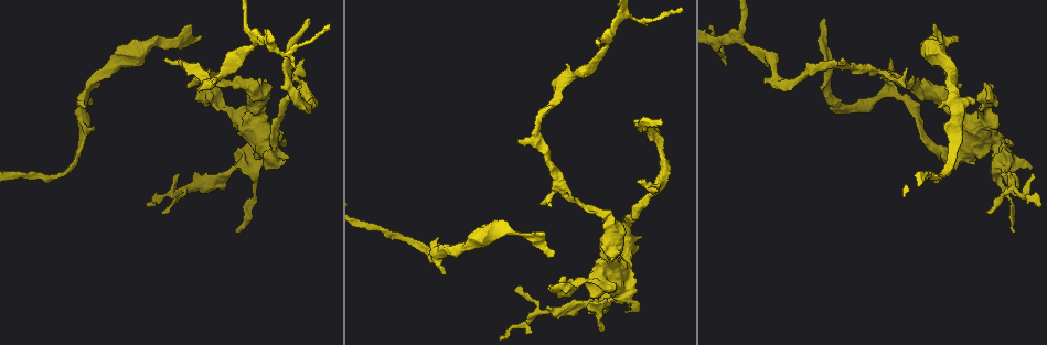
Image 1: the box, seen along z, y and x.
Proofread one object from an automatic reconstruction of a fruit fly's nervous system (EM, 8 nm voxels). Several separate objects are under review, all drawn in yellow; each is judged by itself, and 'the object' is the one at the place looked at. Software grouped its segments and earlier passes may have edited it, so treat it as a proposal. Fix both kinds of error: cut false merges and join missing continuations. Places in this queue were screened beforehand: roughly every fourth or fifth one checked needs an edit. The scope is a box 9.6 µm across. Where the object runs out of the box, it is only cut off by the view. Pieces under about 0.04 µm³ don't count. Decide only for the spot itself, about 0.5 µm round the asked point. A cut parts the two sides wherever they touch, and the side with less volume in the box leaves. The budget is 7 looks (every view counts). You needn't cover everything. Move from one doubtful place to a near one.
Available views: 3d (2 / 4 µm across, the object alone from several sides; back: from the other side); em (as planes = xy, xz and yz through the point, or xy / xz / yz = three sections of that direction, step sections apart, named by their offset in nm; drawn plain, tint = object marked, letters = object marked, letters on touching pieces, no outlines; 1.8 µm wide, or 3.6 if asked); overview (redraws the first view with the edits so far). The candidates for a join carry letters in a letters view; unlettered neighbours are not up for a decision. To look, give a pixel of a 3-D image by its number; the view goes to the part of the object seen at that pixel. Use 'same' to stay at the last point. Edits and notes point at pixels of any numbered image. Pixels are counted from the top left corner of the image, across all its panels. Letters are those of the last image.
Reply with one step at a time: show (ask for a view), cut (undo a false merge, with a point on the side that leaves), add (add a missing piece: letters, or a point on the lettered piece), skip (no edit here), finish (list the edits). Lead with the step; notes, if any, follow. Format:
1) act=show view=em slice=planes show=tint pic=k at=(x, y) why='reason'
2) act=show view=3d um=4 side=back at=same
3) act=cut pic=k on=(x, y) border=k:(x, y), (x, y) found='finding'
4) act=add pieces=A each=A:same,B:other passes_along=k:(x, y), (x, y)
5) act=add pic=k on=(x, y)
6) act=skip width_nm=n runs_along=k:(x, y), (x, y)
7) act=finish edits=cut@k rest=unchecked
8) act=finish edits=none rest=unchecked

act=show view=em slice=xy step=16 show=tint pic=1 at=(739, 41)

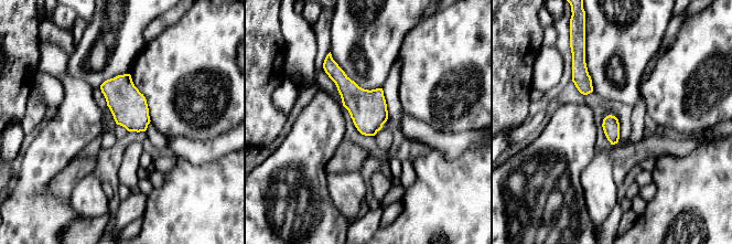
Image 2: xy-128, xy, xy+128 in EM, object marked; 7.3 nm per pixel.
act=show view=em slice=planes show=letters at=same

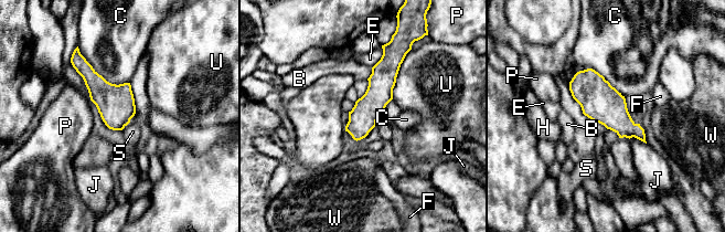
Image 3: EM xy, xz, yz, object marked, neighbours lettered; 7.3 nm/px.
act=skip each=B:other,C:other,E:other,F:other,H:other,J:other,P:other,S:other,U:other,W:other runs_along=3:(386, 55), (380, 93), (356, 137) found='one neuron here'

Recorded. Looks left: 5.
act=show view=3d um=2 pic=1 at=(823, 21) why='thin end'

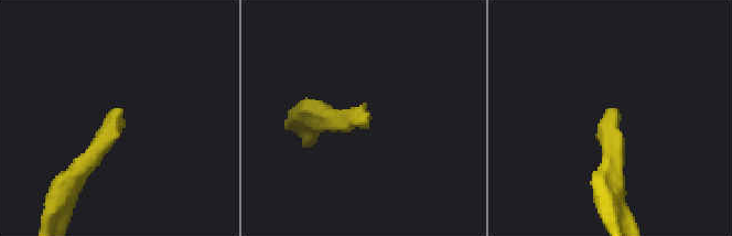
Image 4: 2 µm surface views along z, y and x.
act=show view=em um=3.6 slice=planes show=letters pic=4 at=(617, 109)

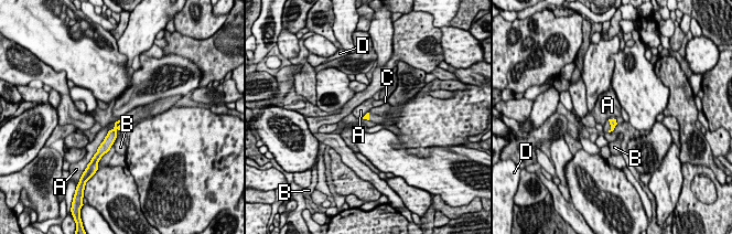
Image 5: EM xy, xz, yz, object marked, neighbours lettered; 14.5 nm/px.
act=skip each=A:other,B:other,C:other,D:other border=5:(109, 130), (97, 149) found='none of them fits'

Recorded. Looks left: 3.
act=show view=em slice=xy step=16 show=tint pic=1 at=(647, 196) why='a narrow waist'

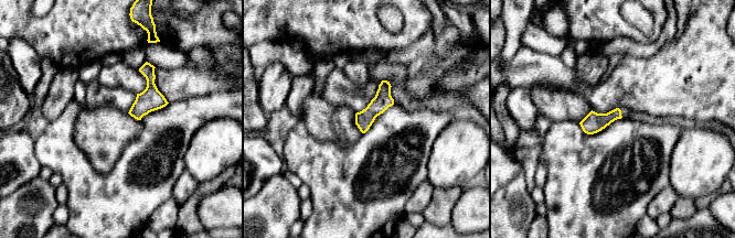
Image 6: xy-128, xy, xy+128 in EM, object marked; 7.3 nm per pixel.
act=show view=em slice=yz step=8 show=letters at=same

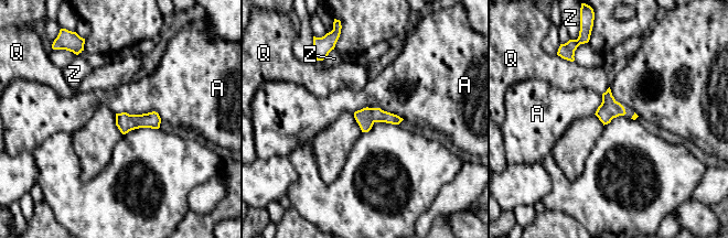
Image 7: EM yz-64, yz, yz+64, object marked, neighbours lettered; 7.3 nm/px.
act=skip width_nm=140 each=A:other,Q:other,Z:other border=7:(116, 112), (156, 111), (161, 120) found='continuous, no second neuron'

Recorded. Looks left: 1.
act=finish edits=none rest=unchecked

